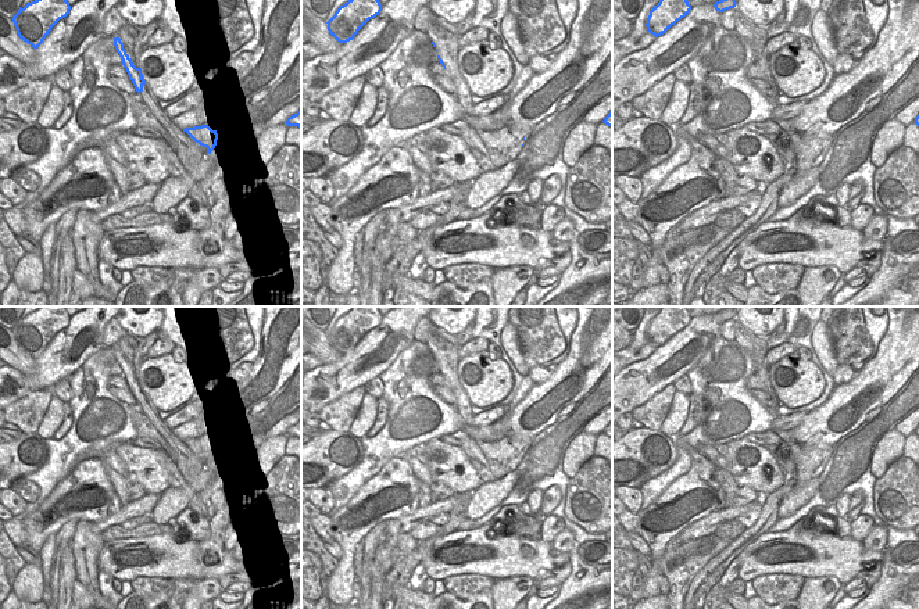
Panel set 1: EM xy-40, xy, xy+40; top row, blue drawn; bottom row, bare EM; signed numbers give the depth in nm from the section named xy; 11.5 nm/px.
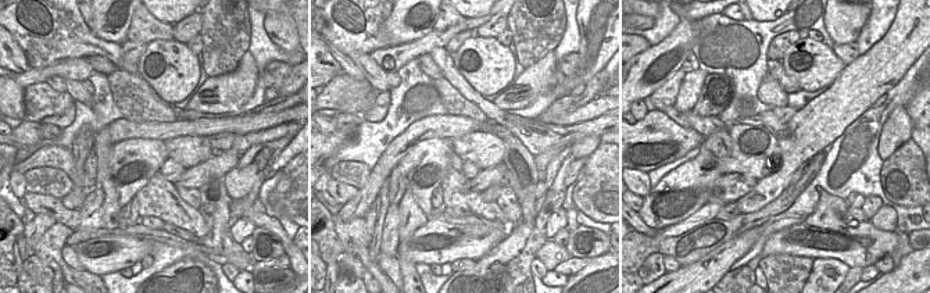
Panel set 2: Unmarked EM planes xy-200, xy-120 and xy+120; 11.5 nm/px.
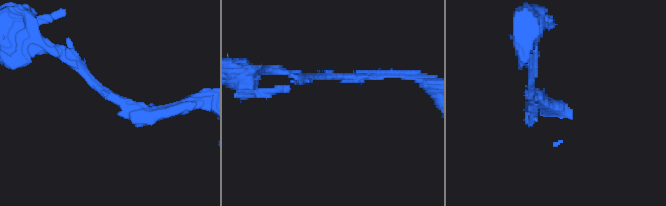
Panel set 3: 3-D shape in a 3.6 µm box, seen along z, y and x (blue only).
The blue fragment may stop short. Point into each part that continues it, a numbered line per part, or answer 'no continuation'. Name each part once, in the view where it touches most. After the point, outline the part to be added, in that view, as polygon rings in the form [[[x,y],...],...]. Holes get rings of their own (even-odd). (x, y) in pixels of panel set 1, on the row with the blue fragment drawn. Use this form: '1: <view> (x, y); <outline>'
no continuation

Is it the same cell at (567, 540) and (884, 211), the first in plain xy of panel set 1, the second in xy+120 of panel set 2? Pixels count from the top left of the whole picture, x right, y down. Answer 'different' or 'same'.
same

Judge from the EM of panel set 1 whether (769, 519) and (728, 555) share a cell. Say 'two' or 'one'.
one

